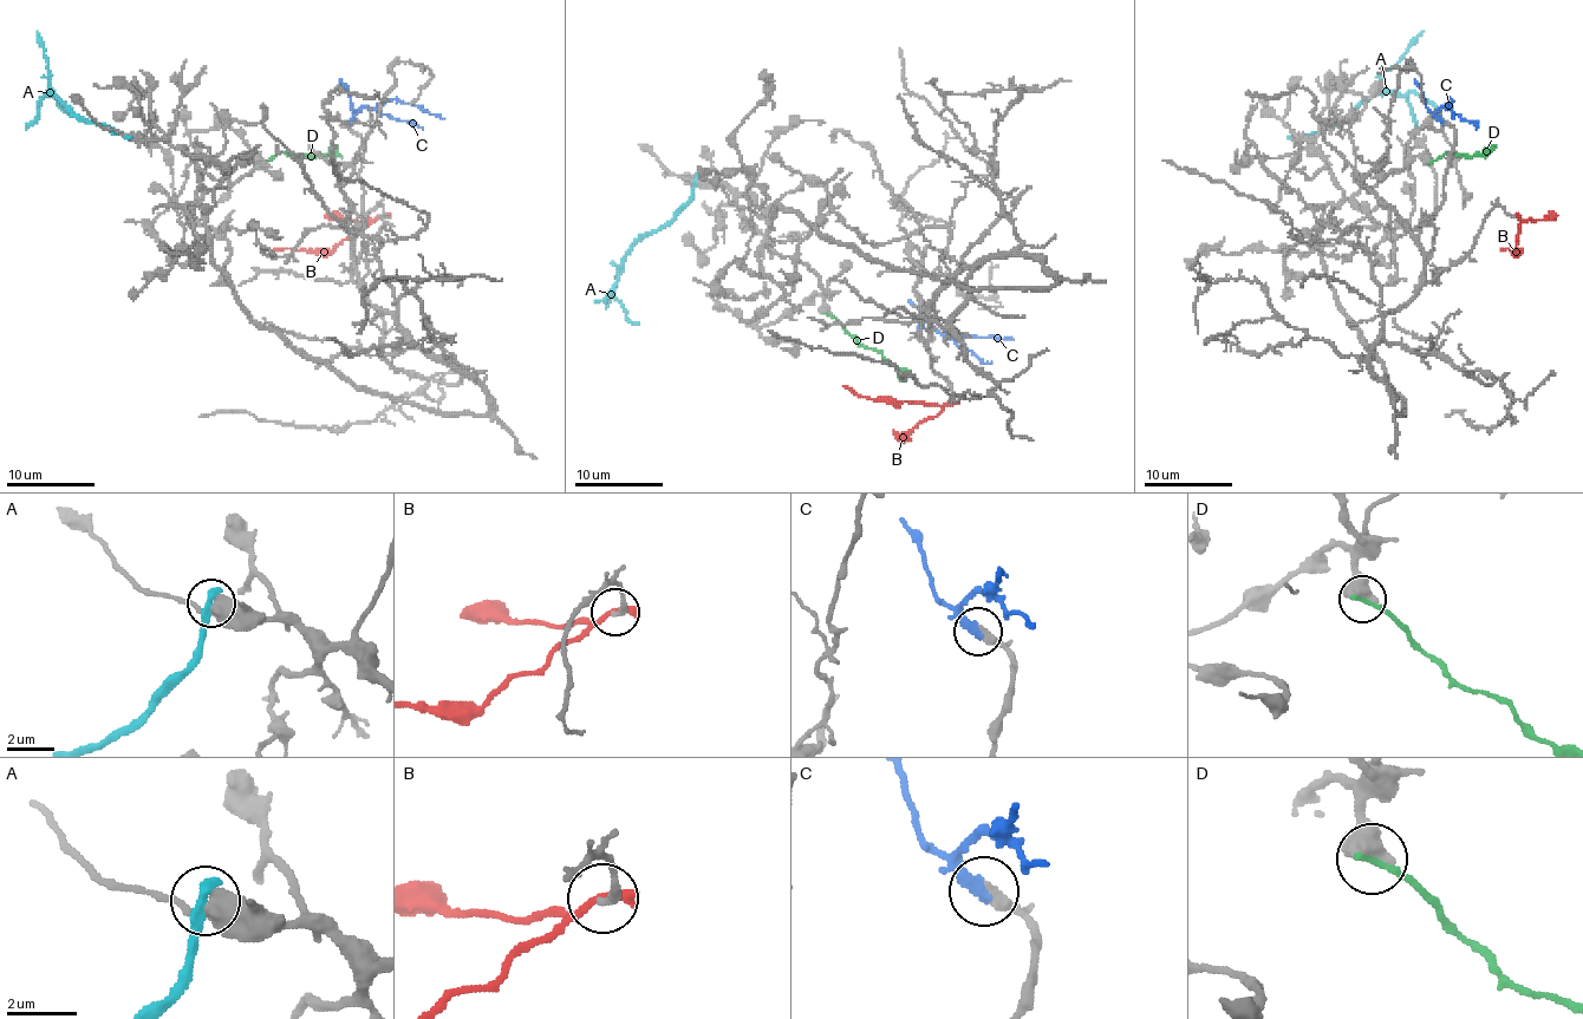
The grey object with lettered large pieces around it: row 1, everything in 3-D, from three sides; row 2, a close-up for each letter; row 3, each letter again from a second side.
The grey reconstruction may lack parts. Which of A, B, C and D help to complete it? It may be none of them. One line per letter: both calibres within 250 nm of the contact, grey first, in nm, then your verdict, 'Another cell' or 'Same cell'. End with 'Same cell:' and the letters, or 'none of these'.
A: Thickness 480 nm (grey) against 440 nm. Another cell
B: Thickness 220 nm (grey) against 220 nm. Another cell
C: Thickness 440 nm (grey) against 460 nm. Same cell
D: Thickness 750 nm (grey) against 240 nm. Another cell
Same cell: C

